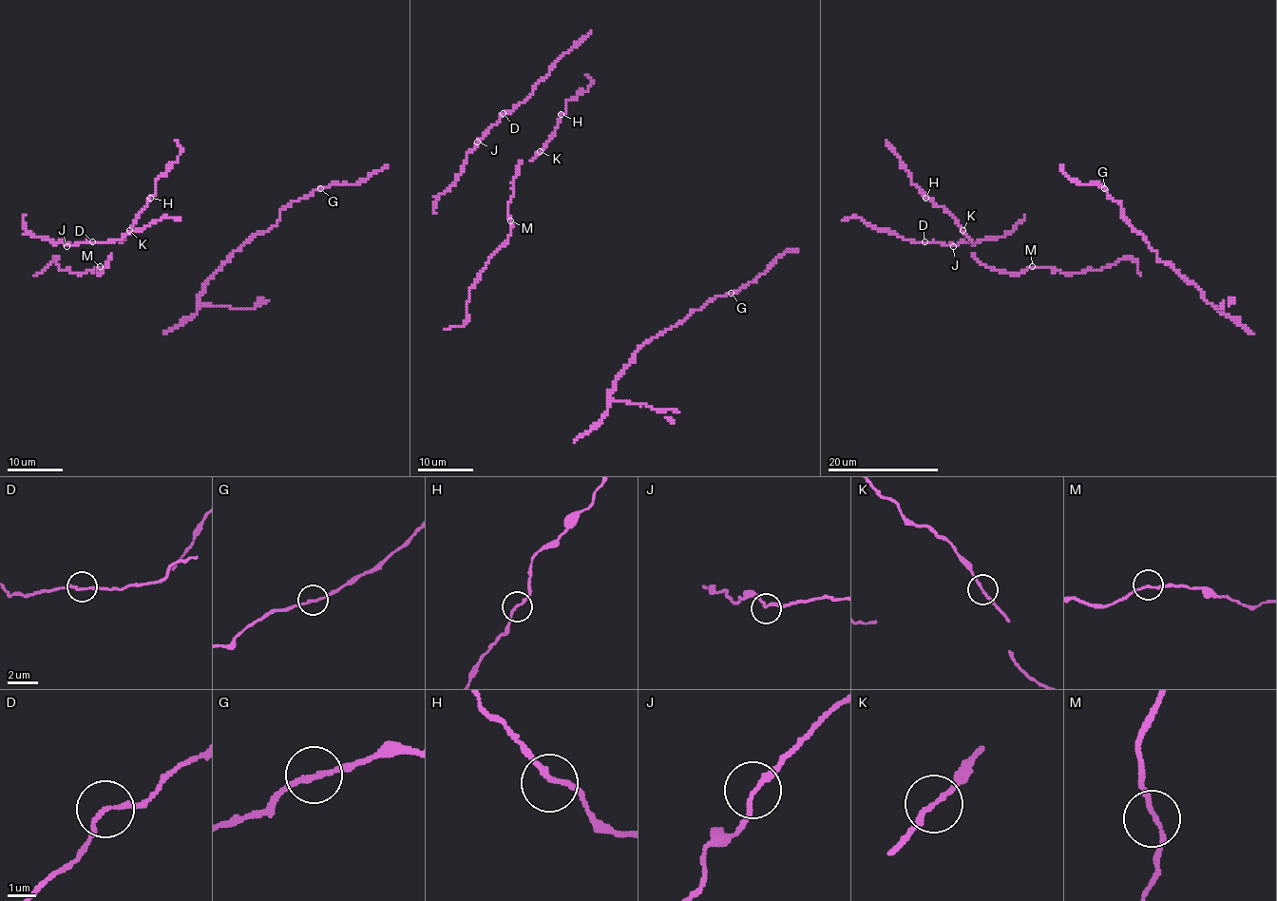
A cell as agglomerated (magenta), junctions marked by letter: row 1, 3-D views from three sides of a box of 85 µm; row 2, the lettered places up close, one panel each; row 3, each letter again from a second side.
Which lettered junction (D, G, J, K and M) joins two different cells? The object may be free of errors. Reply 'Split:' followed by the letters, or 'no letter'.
Split: no letter

